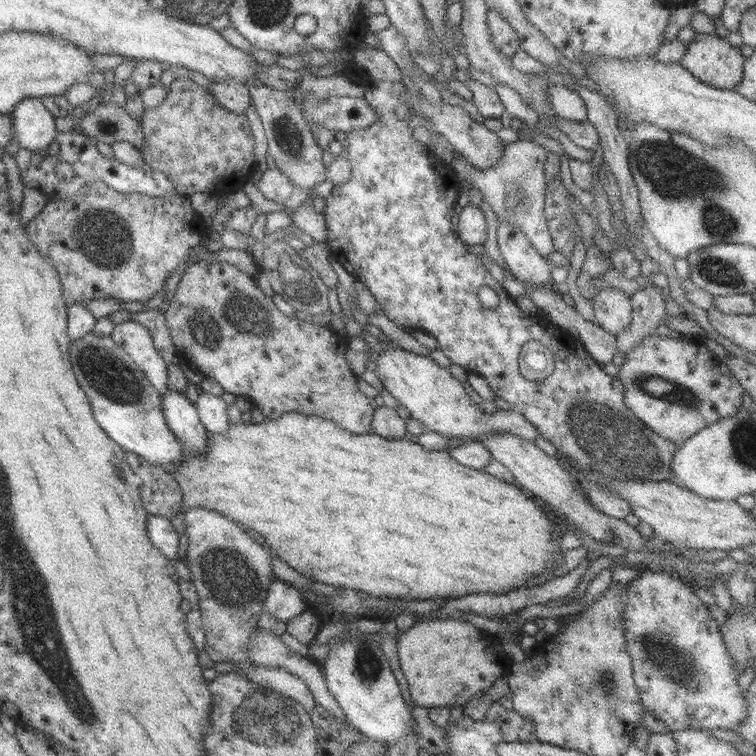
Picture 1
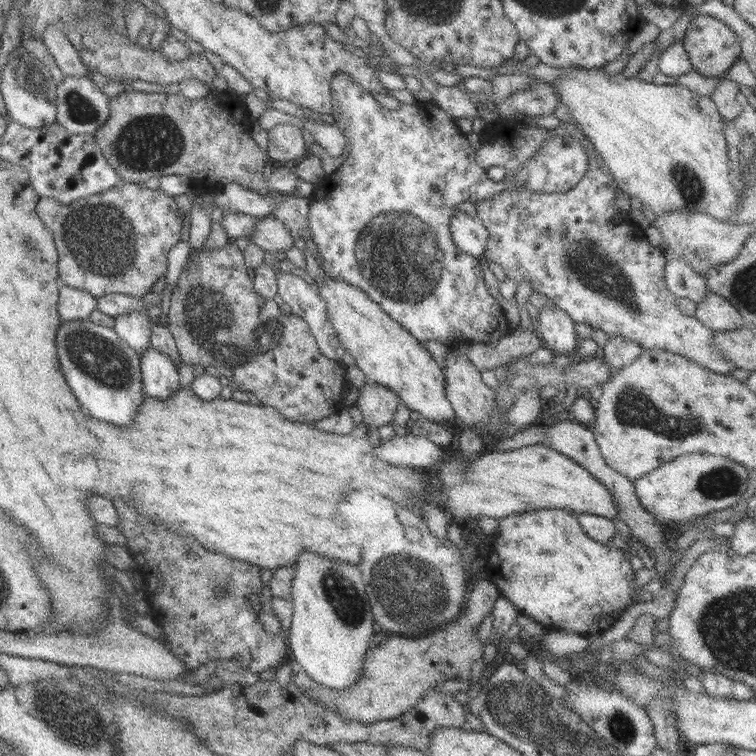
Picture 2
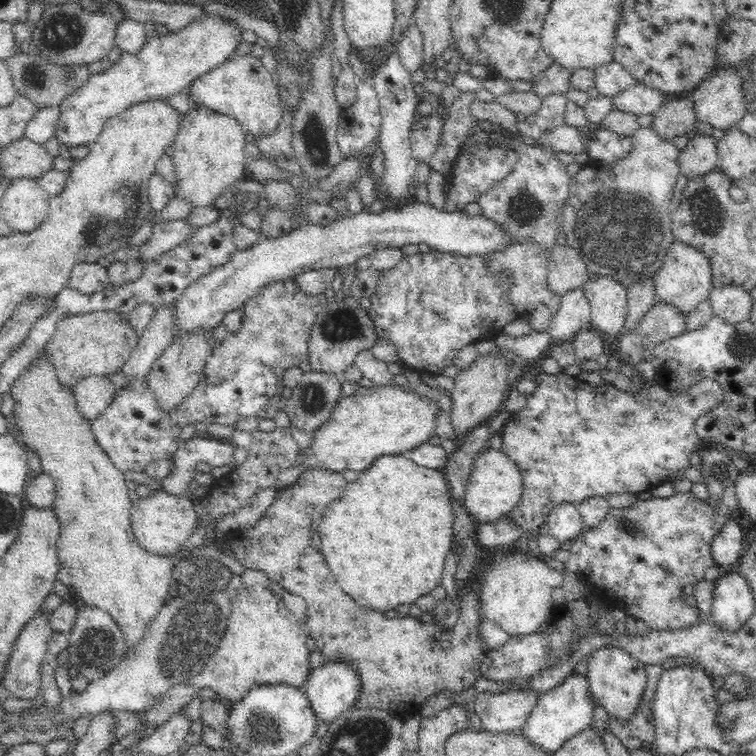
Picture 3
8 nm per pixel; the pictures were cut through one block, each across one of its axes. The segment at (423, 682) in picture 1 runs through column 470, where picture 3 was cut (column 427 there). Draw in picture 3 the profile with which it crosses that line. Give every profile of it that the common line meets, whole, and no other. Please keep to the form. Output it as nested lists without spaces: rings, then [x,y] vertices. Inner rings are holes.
[[[312,468],[306,469],[304,472],[299,473],[298,480],[294,482],[288,488],[277,491],[275,494],[275,499],[272,504],[266,509],[264,514],[260,519],[250,528],[243,528],[236,530],[227,534],[223,540],[215,543],[215,546],[221,550],[224,554],[233,556],[238,559],[242,566],[246,569],[252,570],[262,570],[266,573],[269,582],[276,582],[280,585],[283,590],[288,590],[297,596],[301,596],[306,601],[308,613],[308,620],[304,624],[304,632],[306,636],[311,636],[316,640],[317,650],[322,652],[323,659],[325,662],[330,662],[330,660],[345,660],[349,662],[358,673],[358,676],[361,680],[361,689],[360,694],[358,695],[357,701],[355,702],[356,708],[381,708],[382,710],[388,710],[390,714],[397,715],[399,717],[404,717],[409,714],[418,713],[421,710],[422,704],[429,696],[439,693],[441,690],[447,690],[453,695],[462,692],[462,690],[473,686],[474,682],[481,677],[482,671],[480,670],[481,657],[484,656],[483,640],[480,635],[479,626],[482,622],[482,612],[480,610],[480,599],[478,599],[478,592],[474,590],[462,590],[462,595],[468,596],[468,604],[466,600],[462,602],[462,606],[459,606],[460,609],[460,618],[458,618],[458,623],[455,625],[455,628],[446,628],[445,626],[436,625],[436,620],[432,619],[431,623],[422,622],[418,618],[414,618],[411,615],[404,616],[404,618],[387,618],[382,612],[374,610],[373,608],[362,608],[358,606],[358,603],[354,602],[353,598],[346,596],[344,591],[338,586],[334,575],[330,572],[329,566],[325,561],[323,553],[319,550],[317,551],[312,547],[311,534],[312,534],[312,520],[319,518],[319,516],[324,514],[325,508],[333,501],[336,500],[339,496],[342,496],[342,492],[346,490],[347,482],[344,480],[342,473],[340,472],[331,472],[326,471],[324,468]]]

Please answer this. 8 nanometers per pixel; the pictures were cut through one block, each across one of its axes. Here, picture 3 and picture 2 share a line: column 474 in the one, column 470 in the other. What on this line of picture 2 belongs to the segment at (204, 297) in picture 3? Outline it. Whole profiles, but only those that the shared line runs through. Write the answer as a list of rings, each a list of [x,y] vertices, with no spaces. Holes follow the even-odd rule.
[[[458,210],[450,219],[449,229],[455,245],[462,252],[477,259],[483,256],[489,234],[481,220]]]

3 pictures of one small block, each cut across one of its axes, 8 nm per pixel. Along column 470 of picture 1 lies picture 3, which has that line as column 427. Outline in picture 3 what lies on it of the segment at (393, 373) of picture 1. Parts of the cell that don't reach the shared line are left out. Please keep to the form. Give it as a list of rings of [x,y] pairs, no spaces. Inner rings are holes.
[[[398,385],[360,387],[352,396],[338,400],[330,420],[312,432],[311,447],[302,450],[295,464],[300,462],[305,469],[362,472],[379,456],[400,455],[428,441],[440,412],[438,404]]]

